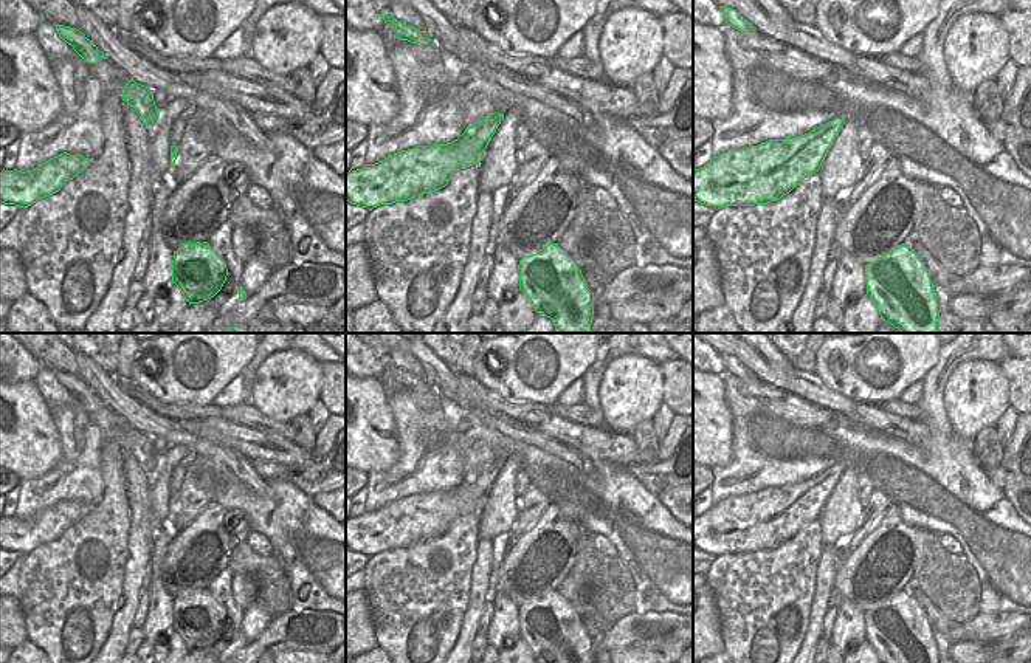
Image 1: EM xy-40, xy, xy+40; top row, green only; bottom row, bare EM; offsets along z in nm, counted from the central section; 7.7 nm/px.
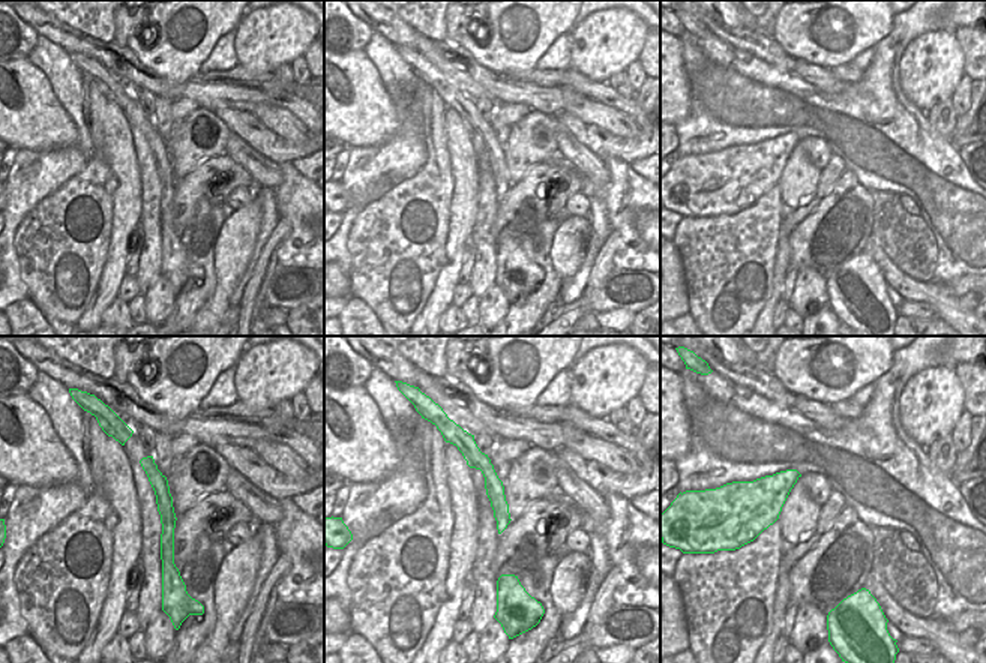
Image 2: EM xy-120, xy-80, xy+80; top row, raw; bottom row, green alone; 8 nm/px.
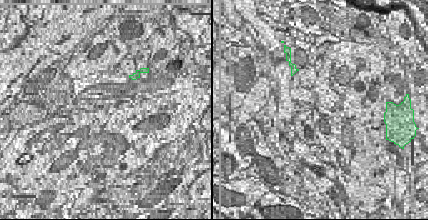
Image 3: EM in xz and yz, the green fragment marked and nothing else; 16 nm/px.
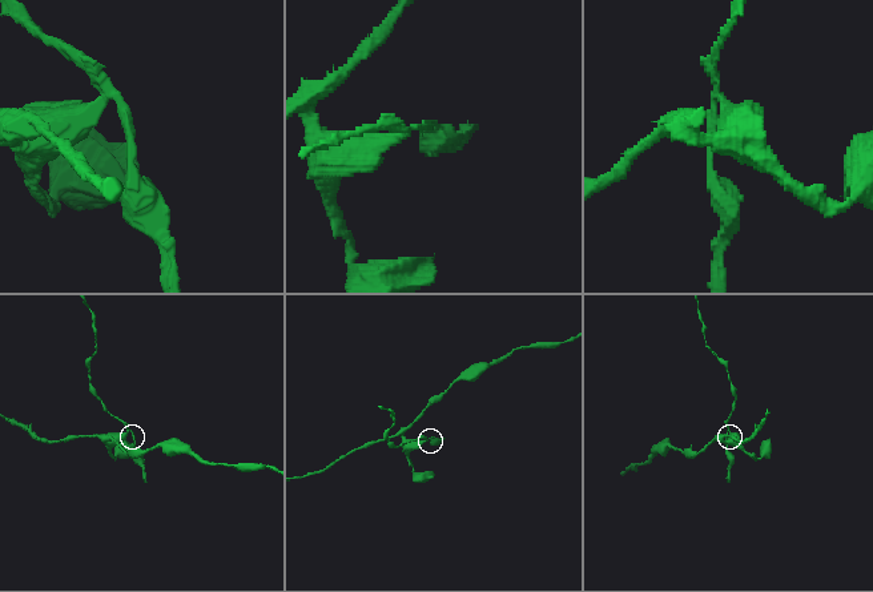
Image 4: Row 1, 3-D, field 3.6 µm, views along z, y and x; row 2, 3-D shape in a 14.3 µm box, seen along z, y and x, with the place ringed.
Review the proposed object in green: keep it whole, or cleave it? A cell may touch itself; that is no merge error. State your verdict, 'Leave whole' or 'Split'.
Split.

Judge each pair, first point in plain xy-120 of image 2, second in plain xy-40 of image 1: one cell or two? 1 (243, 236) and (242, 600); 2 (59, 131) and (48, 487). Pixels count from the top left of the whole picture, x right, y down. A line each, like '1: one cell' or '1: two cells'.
1: one cell
2: two cells

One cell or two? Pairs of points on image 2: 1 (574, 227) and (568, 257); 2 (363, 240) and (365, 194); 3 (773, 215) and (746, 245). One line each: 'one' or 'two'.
1: one
2: two
3: one

